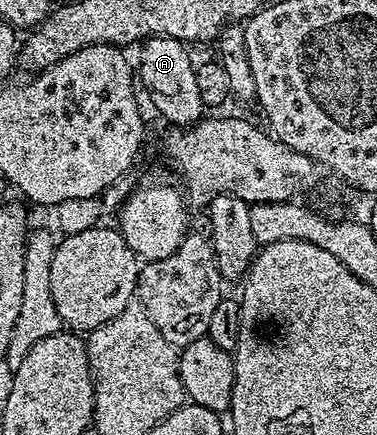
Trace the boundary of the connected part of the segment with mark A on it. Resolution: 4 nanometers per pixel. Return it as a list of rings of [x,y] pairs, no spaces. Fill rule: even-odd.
[[[153,35],[143,41],[140,52],[139,79],[148,86],[156,96],[156,106],[159,112],[178,128],[188,128],[201,121],[206,107],[200,98],[200,88],[196,81],[196,64],[192,60],[189,47],[175,38]]]

